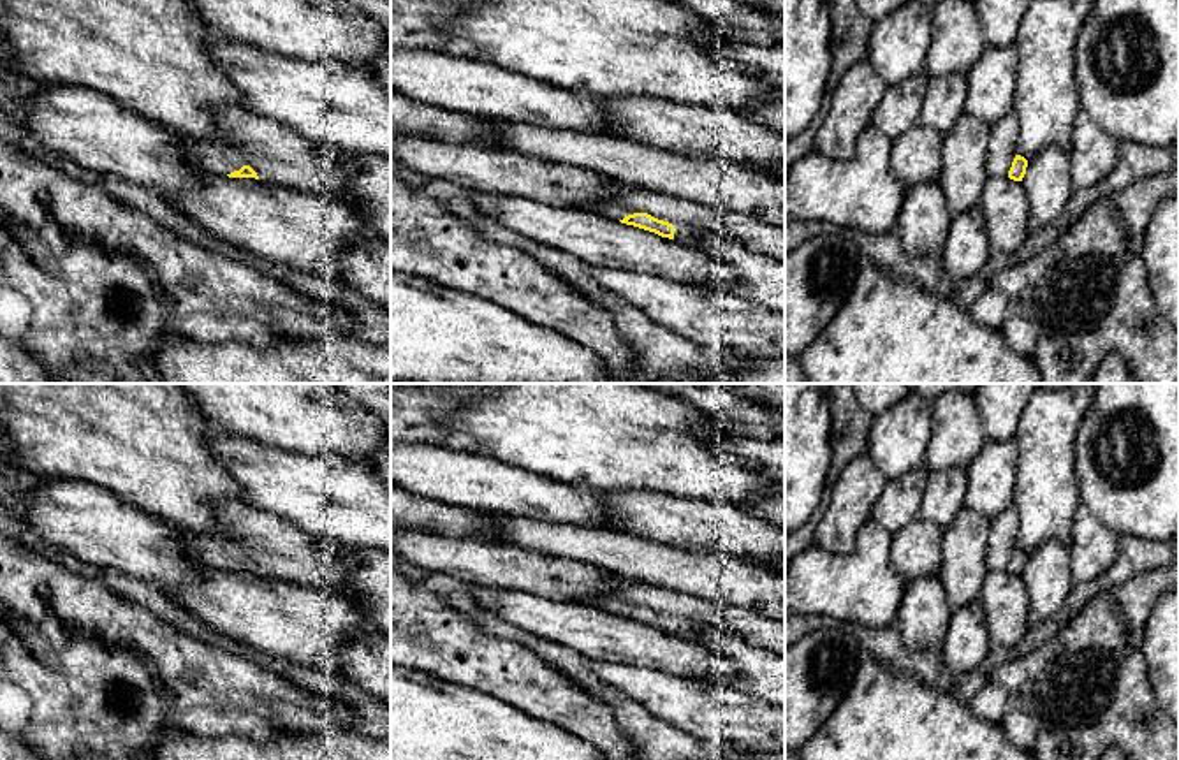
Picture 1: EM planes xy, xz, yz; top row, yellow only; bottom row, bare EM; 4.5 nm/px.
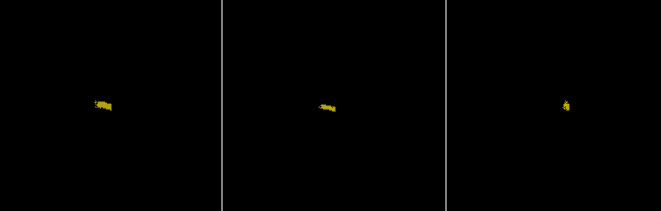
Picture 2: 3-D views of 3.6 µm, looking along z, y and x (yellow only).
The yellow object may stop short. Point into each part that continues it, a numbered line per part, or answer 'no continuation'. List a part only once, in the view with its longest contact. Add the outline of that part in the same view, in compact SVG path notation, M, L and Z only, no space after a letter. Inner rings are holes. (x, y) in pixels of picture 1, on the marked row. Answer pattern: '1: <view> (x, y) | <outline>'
1: xz (690, 219) | M623 186L618 195L595 204L590 211L618 222L633 213L648 213L672 223L676 241L707 236L729 238L750 250L785 260L785 227L762 222L730 208Z

